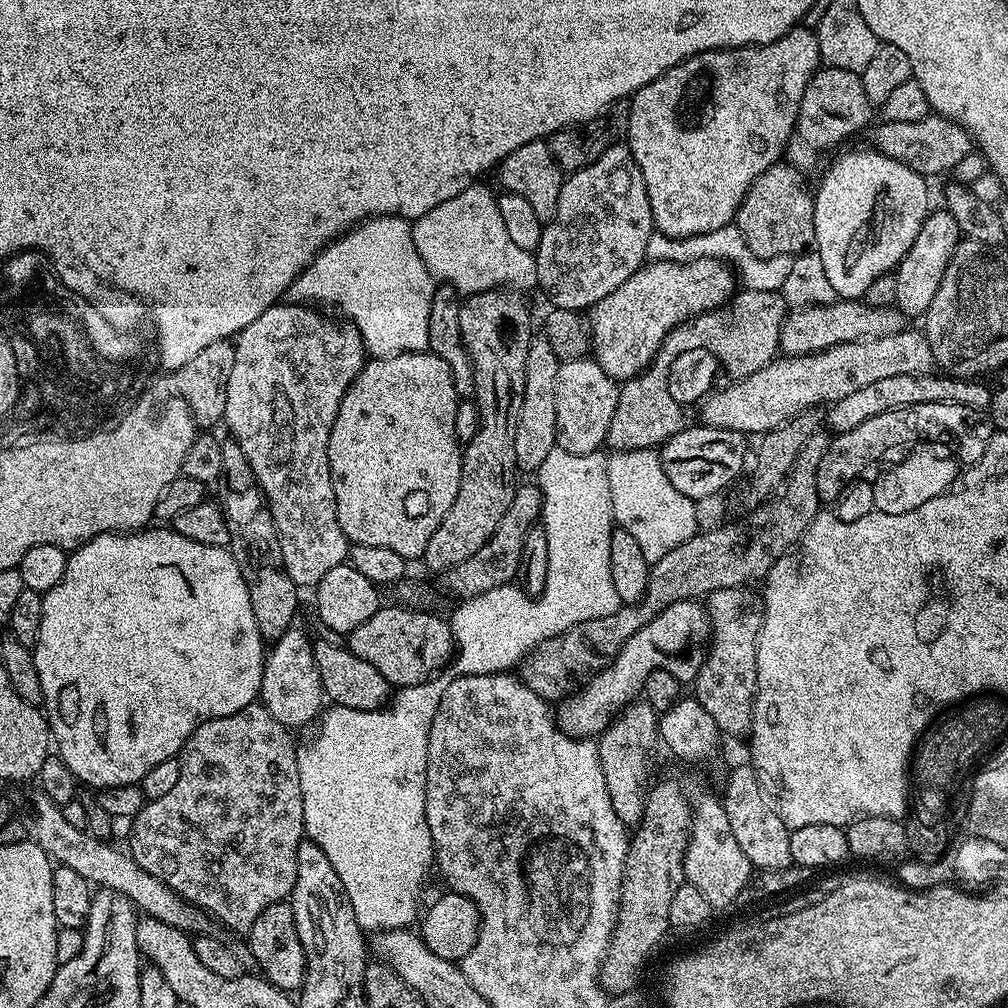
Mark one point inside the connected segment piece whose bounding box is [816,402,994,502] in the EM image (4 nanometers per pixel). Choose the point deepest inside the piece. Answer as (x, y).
(848, 452)

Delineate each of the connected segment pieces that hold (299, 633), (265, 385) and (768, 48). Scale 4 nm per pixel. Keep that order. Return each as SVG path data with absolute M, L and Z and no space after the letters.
M299 626L290 627L286 634L282 634L282 638L278 638L271 645L264 662L259 703L290 730L297 730L296 728L310 723L312 719L313 723L326 704L322 678L314 662L312 645L313 641L308 640L307 634Z
M277 302L266 310L266 314L258 314L250 326L240 331L235 337L234 343L234 370L230 370L230 382L226 382L226 410L222 421L223 427L228 427L227 435L242 446L242 454L246 454L246 462L250 462L250 470L254 470L256 480L260 483L260 489L264 492L264 499L268 502L268 509L272 512L272 521L276 524L276 532L280 536L280 553L284 563L284 573L301 589L311 589L326 578L326 573L334 570L334 566L345 563L348 558L350 541L346 534L342 534L342 526L338 526L336 517L336 499L334 498L334 482L330 474L330 462L328 461L328 443L330 442L330 430L334 426L334 418L338 414L338 406L346 394L346 390L354 382L354 378L364 369L366 363L366 349L364 340L359 332L351 326L343 323L331 324L323 311L307 304L293 304L291 302Z
M797 26L791 28L782 38L769 44L757 44L750 48L717 48L715 52L700 52L697 56L691 56L689 60L684 60L678 66L666 70L664 76L654 78L654 82L642 86L642 90L638 90L630 97L626 143L642 170L642 178L646 182L646 194L650 198L652 223L659 235L684 240L687 236L722 230L735 221L736 211L742 206L750 186L771 164L777 163L783 157L780 155L783 154L788 139L793 139L798 110L802 106L802 94L806 94L806 86L812 81L821 64L815 31Z

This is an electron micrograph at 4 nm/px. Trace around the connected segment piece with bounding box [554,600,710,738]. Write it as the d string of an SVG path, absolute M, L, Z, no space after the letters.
M679 600L674 602L674 606L666 606L666 610L662 610L662 614L658 614L653 620L646 622L646 626L642 626L642 630L638 630L638 634L634 634L628 639L626 646L622 646L622 650L608 665L600 672L592 673L577 687L575 692L559 701L554 712L556 723L559 724L563 732L569 732L571 736L599 737L601 732L611 723L613 717L643 693L644 683L651 671L661 668L664 671L669 671L674 678L681 682L695 681L698 670L704 661L709 639L708 613L703 603L695 600Z

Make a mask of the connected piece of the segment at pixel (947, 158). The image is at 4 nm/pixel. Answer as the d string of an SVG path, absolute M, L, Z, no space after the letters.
M929 114L918 122L880 122L871 129L875 151L886 154L914 170L919 176L933 178L943 172L951 173L974 150L972 136L961 124L945 116Z

